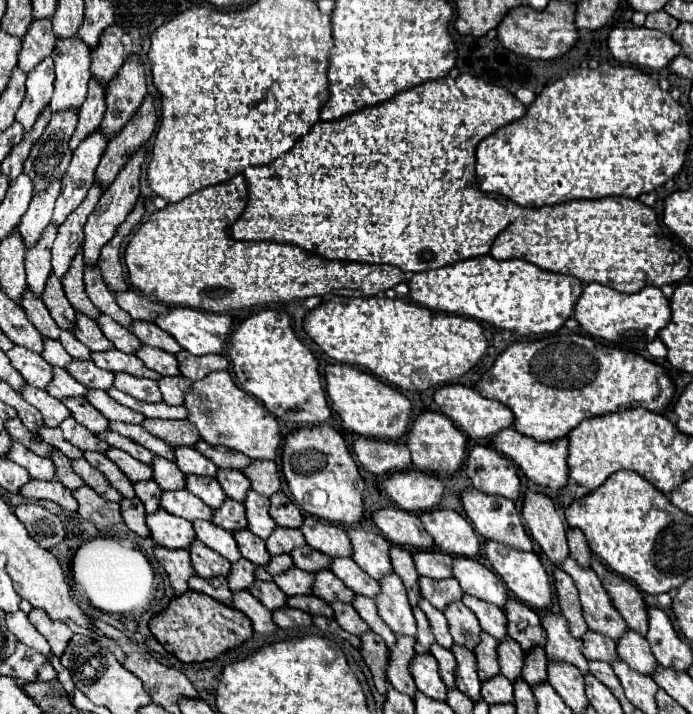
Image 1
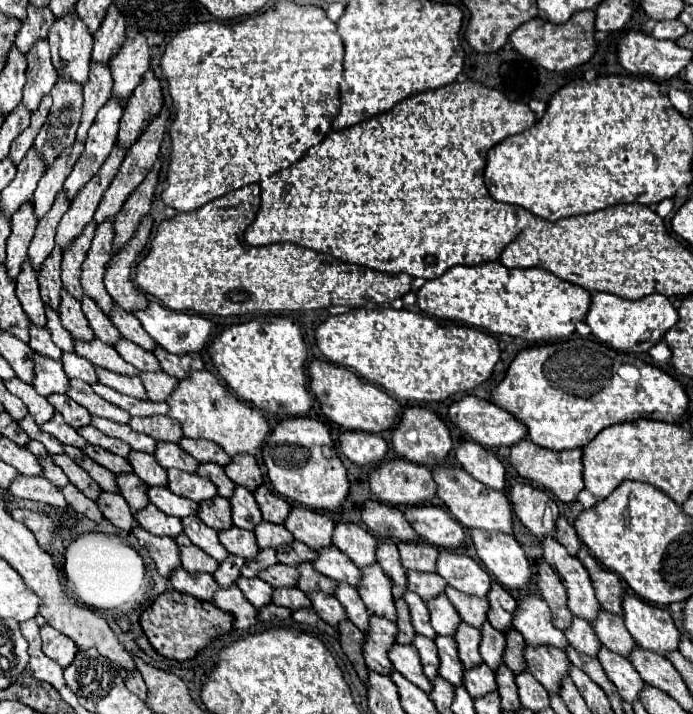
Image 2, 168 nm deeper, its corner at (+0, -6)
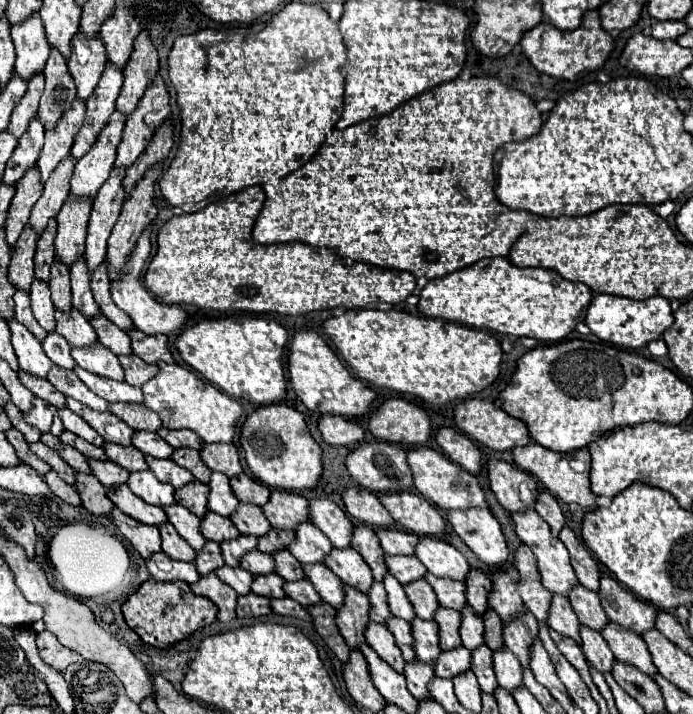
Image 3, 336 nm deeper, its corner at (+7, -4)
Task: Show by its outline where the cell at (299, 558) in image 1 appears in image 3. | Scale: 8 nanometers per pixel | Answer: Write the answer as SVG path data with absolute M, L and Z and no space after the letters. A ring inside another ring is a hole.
M271 529L267 535L259 537L257 549L271 555L273 551L287 547L293 541L293 537L295 537L295 533L291 529Z

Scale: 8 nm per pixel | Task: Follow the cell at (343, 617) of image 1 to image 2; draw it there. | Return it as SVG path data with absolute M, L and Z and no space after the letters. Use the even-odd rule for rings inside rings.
M312 593L308 595L312 599L312 609L320 615L320 619L324 619L328 625L338 627L342 621L346 621L346 611L340 605L340 601L336 597L328 597L324 593Z

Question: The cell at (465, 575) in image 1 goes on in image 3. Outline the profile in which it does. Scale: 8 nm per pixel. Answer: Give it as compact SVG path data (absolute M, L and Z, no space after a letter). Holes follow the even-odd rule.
M419 537L415 557L427 567L427 571L431 571L437 577L465 581L471 569L463 553L459 553L453 545L437 537Z

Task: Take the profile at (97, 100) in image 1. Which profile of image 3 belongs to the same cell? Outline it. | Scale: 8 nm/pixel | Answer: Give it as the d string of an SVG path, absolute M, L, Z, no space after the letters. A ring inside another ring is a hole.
M79 29L79 33L71 41L71 55L67 59L67 67L71 77L77 85L77 97L81 101L87 101L87 97L97 87L97 81L101 77L101 69L105 69L107 51L103 41L95 37L85 37Z

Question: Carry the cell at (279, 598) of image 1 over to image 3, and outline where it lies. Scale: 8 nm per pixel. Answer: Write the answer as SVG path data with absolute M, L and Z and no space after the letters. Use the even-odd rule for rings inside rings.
M223 565L221 569L217 569L215 571L215 575L223 581L223 583L227 583L227 585L231 585L239 595L247 595L249 591L251 591L251 579L253 579L253 575L249 573L249 571L245 571L245 569L241 569L241 567L229 567L229 565Z

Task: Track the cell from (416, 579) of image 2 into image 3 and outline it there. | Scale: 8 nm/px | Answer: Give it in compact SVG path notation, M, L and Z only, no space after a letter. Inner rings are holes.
M387 555L385 563L387 563L387 571L403 585L415 579L423 579L427 571L425 565L421 565L421 561L417 561L415 555Z

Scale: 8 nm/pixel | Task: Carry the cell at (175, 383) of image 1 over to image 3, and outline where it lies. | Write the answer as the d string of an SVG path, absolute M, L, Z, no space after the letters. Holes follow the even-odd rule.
M135 355L119 357L119 363L125 371L125 381L135 387L141 387L145 381L149 381L149 377L153 377L157 373L157 365L145 363L143 359L137 359Z

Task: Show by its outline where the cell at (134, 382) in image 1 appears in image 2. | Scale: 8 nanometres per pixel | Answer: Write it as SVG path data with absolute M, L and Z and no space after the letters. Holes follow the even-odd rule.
M96 367L96 373L98 373L100 383L104 383L106 387L116 389L116 391L130 395L130 397L136 397L136 399L148 399L140 377L126 377L126 375L118 375L112 371L104 371L100 367Z

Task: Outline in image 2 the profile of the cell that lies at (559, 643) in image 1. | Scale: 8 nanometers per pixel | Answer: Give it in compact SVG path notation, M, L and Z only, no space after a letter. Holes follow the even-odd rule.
M528 593L518 599L518 611L514 615L514 627L524 635L526 643L532 647L552 645L562 651L568 647L568 639L564 631L554 625L554 617L550 607L542 597Z

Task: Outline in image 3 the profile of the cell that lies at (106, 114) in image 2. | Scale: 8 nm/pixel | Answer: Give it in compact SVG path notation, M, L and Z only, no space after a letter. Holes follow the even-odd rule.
M107 61L105 71L103 71L95 91L87 101L85 121L73 139L71 155L75 159L83 157L89 151L89 147L97 139L97 133L107 125L109 115L115 111L115 101L117 101L121 85L123 85L123 71L117 65L113 65L111 61Z

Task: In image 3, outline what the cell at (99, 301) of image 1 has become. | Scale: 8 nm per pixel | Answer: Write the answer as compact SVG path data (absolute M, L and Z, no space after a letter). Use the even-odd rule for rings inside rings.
M113 167L109 179L105 185L101 185L93 209L91 209L91 219L87 227L87 267L89 273L105 259L107 253L107 239L111 235L111 229L115 227L115 221L119 217L119 209L125 201L125 189L123 189L123 179L125 179L123 167Z

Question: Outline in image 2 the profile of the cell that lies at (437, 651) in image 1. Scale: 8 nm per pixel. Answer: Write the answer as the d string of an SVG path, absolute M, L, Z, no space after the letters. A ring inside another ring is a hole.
M416 635L414 647L418 649L418 653L420 653L420 657L422 657L422 665L424 665L426 677L428 677L428 679L436 679L436 677L438 677L440 659L438 659L438 649L436 649L434 641L424 639L422 635Z

